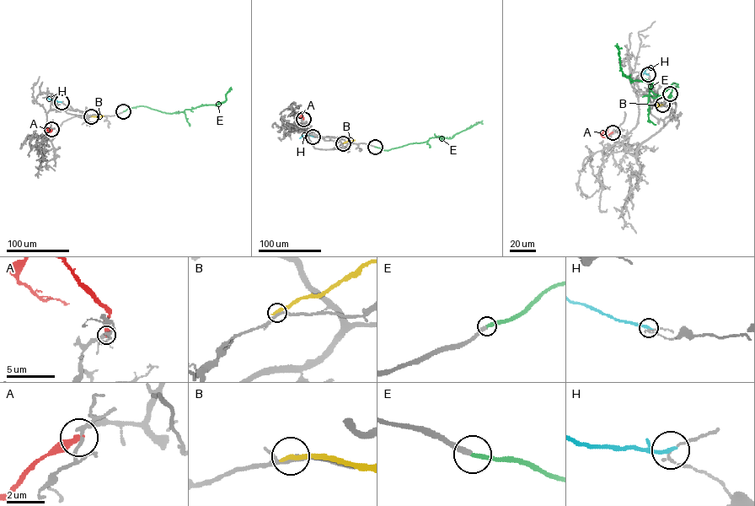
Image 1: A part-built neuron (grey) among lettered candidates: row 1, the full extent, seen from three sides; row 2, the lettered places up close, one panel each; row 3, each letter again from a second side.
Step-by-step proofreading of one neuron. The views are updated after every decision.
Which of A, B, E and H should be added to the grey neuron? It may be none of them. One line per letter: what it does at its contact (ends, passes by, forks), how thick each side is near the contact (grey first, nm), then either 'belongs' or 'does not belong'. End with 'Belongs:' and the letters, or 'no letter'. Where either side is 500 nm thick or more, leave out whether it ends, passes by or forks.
A: it ends there; 200 nm thick on the grey side, 380 nm on the other; does not belong
B: it ends there; 240 nm thick on the grey side, 300 nm on the other; does not belong
E: it ends there; 280 nm thick on the grey side, 240 nm on the other; belongs
H: it ends there; 120 nm thick on the grey side, 220 nm on the other; does not belong
Belongs: E

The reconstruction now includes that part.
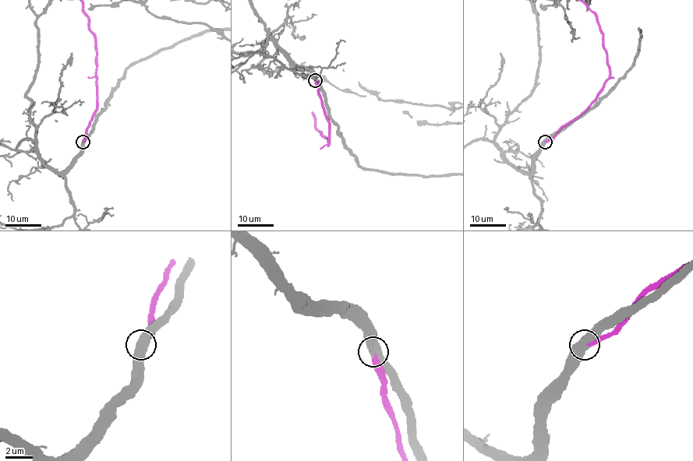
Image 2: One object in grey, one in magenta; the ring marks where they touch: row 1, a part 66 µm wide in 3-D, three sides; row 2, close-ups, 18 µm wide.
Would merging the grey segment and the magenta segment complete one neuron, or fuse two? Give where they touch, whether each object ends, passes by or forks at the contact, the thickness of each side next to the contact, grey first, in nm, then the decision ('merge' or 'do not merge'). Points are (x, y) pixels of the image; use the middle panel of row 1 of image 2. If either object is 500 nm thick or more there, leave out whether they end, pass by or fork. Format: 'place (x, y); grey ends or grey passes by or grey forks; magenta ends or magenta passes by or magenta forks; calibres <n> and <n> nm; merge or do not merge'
place (315, 80); calibres 650 and 320 nm; merge

